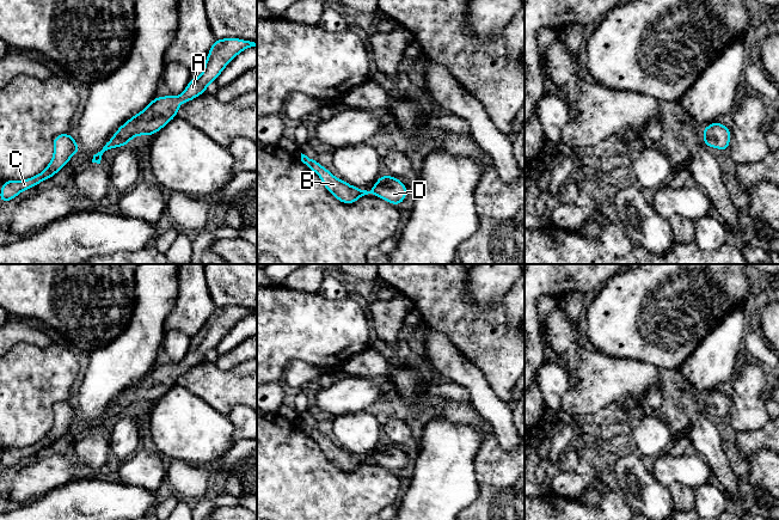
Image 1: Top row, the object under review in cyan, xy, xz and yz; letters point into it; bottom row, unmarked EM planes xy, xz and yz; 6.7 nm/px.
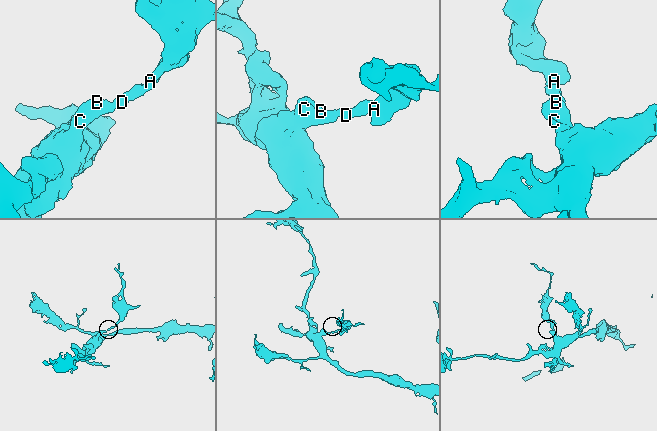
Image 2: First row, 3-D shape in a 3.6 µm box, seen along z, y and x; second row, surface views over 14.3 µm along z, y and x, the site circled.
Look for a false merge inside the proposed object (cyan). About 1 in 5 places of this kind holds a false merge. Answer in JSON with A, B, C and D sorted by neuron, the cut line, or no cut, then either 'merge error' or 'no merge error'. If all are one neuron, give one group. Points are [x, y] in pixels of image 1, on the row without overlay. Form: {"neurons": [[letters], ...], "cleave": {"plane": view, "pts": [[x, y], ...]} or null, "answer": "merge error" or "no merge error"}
{"neurons": [["A", "B", "C", "D"]], "cleave": null, "answer": "no merge error"}

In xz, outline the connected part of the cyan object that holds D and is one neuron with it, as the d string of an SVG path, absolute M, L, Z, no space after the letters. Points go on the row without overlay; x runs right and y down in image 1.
M301 421L301 429L313 440L315 440L324 454L342 471L350 472L356 470L360 465L372 461L392 472L400 473L406 465L409 458L399 446L382 442L375 453L369 458L358 457L335 445L327 436L321 434L315 427L311 427Z

